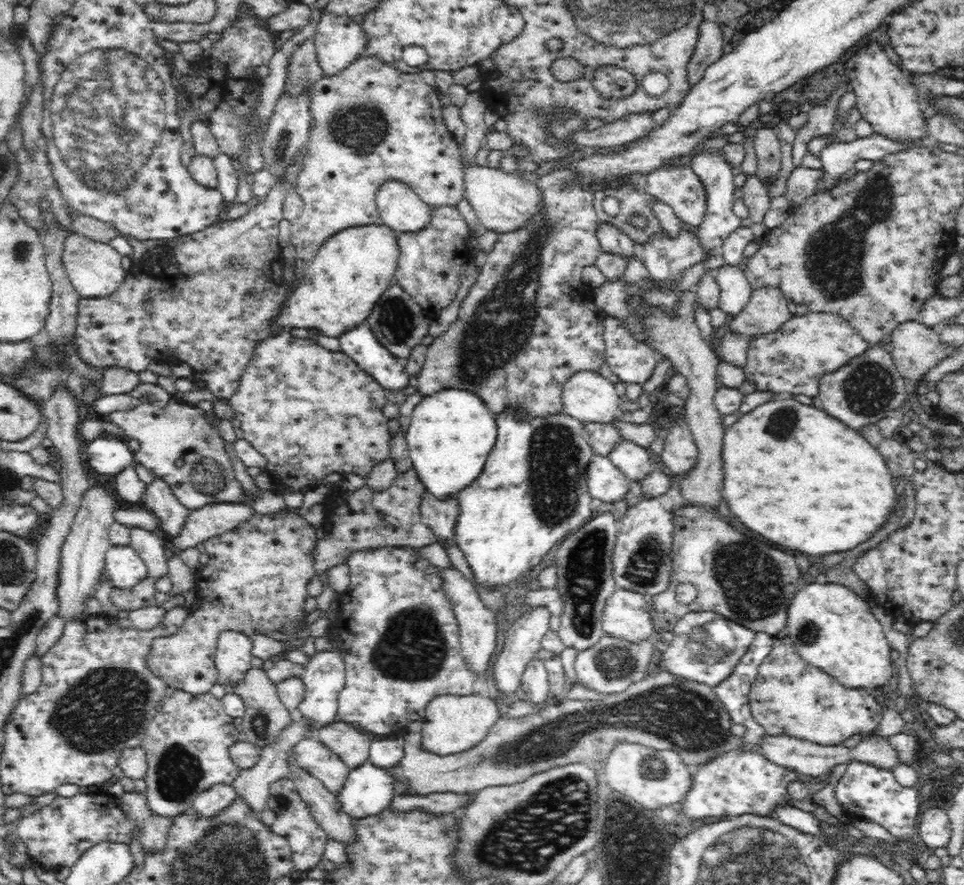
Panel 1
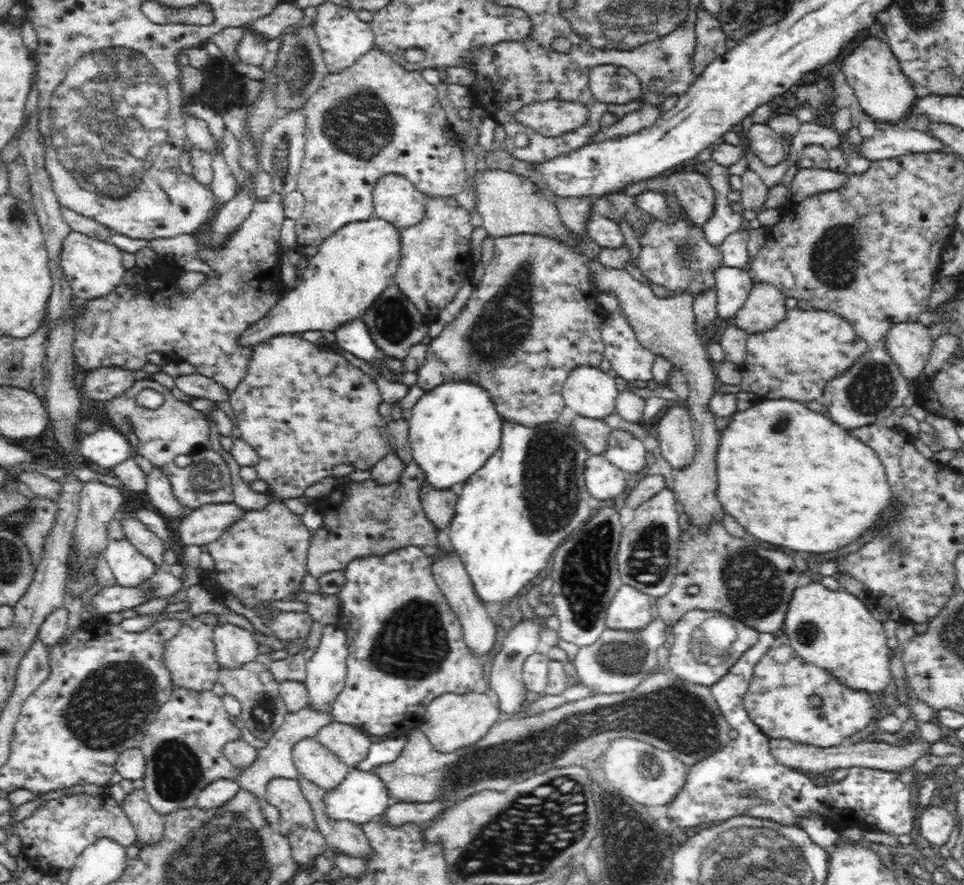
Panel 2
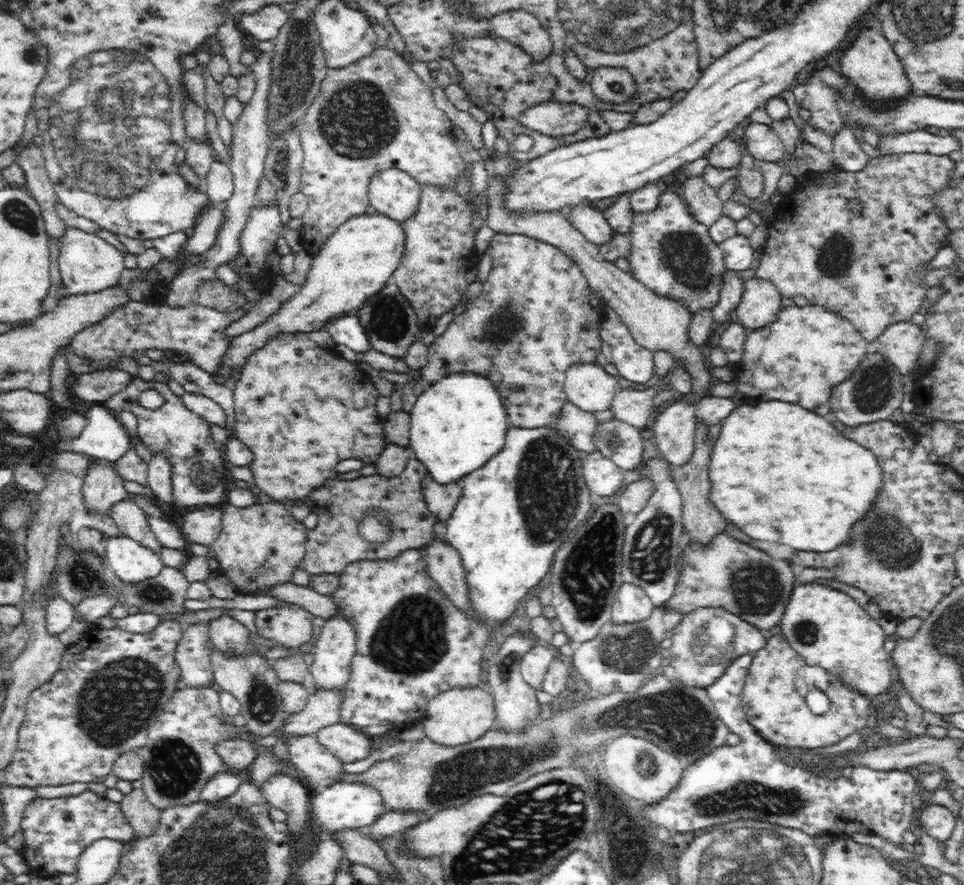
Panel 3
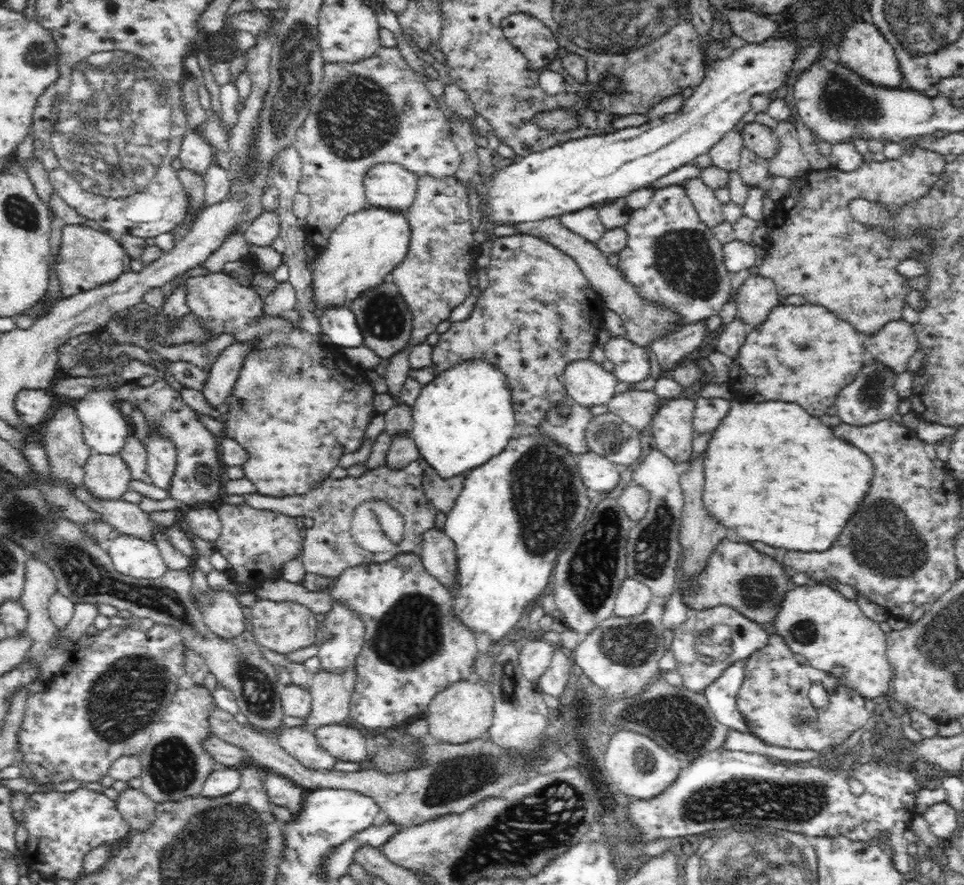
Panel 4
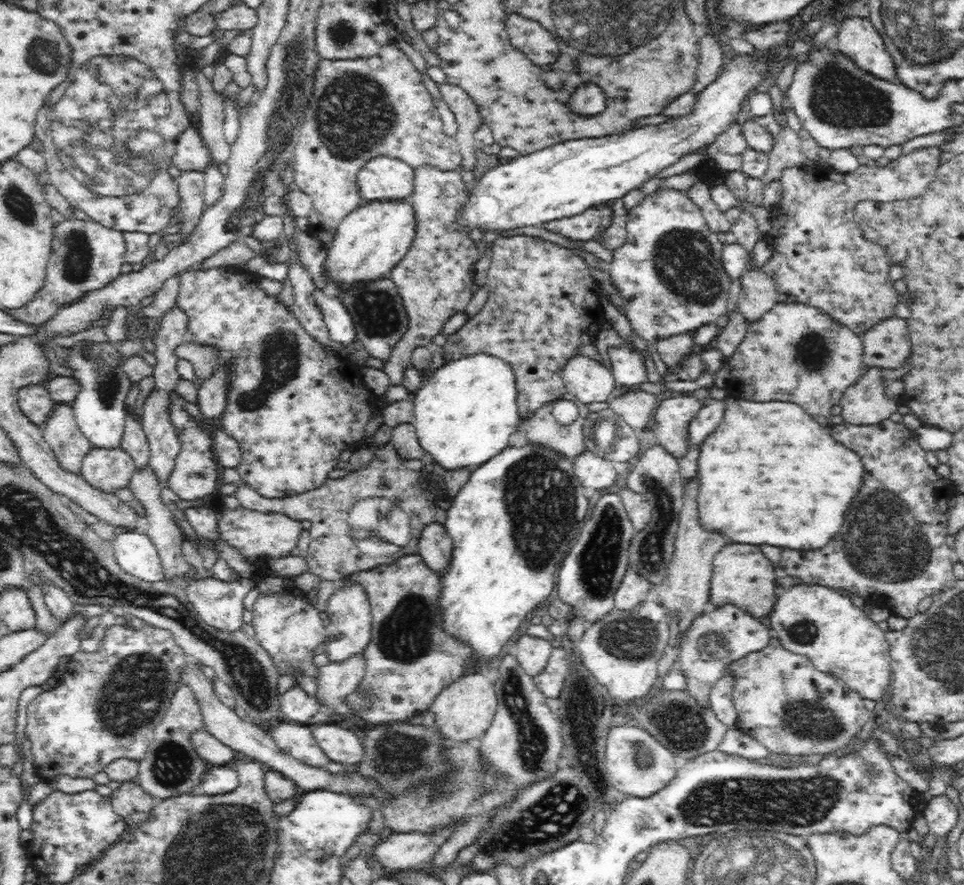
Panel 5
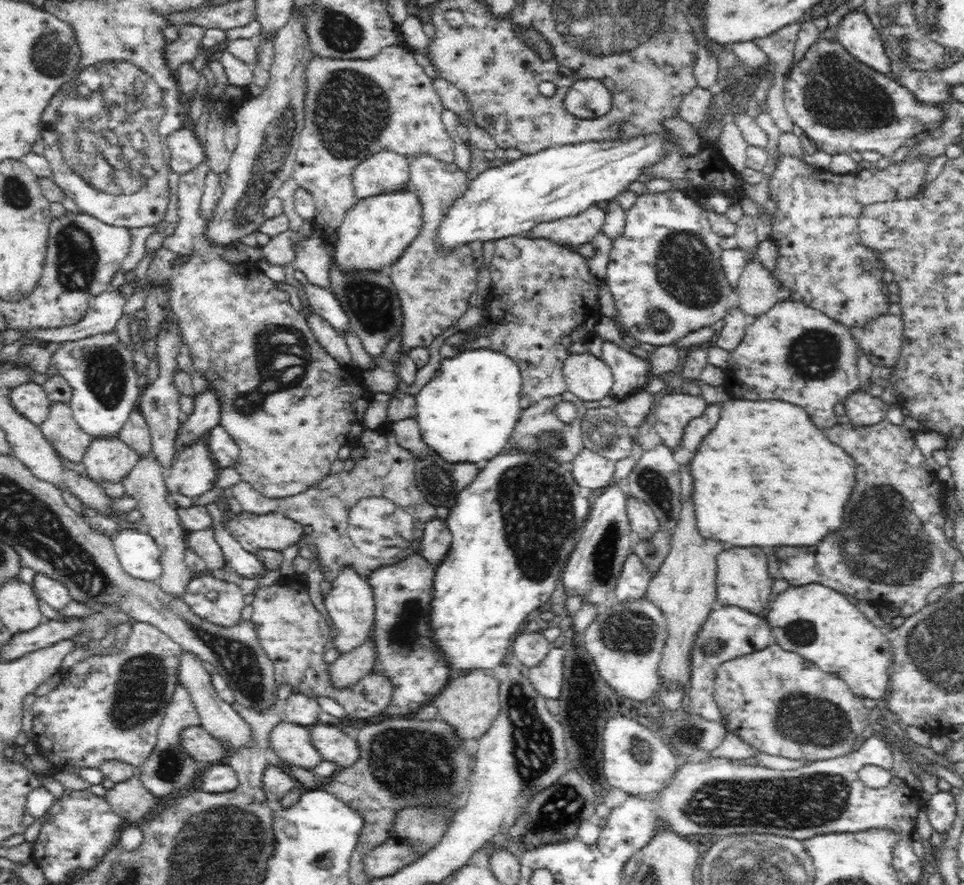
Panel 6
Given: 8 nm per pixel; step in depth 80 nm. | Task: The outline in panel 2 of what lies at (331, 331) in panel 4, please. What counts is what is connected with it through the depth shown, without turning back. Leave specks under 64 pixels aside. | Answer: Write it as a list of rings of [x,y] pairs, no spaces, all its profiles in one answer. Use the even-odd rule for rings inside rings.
[[[360,318],[348,319],[340,323],[332,332],[339,346],[352,353],[372,366],[378,367],[378,374],[390,382],[398,382],[398,376],[401,374],[390,371],[384,367],[384,354],[377,348],[364,324]]]

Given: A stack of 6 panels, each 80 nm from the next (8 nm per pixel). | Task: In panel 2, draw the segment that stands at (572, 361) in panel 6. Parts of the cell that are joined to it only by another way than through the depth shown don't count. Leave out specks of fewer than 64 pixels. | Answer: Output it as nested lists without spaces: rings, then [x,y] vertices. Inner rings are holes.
[[[572,367],[564,381],[566,406],[580,415],[602,420],[615,412],[616,380],[600,367]]]

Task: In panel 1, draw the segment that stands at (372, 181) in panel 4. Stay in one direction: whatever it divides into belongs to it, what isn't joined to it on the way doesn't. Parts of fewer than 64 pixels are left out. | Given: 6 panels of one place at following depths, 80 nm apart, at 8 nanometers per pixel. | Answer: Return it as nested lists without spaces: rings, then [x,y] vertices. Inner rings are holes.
[[[400,179],[385,180],[376,191],[375,205],[381,222],[403,233],[421,229],[430,218],[431,207]]]

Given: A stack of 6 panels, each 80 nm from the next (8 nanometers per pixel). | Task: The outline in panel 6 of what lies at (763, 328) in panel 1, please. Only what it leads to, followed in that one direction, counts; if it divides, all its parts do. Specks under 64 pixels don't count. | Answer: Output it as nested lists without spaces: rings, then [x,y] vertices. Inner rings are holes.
[[[755,250],[752,257],[745,257],[746,262],[737,284],[739,308],[747,315],[757,317],[779,301],[778,289],[771,271],[760,262]]]

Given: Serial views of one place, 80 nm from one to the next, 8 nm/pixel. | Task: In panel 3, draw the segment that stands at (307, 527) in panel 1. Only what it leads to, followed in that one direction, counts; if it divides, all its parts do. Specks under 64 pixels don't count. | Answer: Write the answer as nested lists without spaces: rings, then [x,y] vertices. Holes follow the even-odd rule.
[[[226,502],[220,507],[222,511],[221,531],[218,538],[210,545],[219,563],[220,575],[234,583],[239,592],[260,594],[280,581],[288,581],[295,568],[301,566],[305,553],[306,527],[296,521],[292,514],[278,503],[246,506],[240,508]],[[207,623],[192,624],[183,631],[183,638],[176,646],[176,661],[180,663],[180,676],[190,687],[210,687],[214,683],[207,644],[210,642]]]

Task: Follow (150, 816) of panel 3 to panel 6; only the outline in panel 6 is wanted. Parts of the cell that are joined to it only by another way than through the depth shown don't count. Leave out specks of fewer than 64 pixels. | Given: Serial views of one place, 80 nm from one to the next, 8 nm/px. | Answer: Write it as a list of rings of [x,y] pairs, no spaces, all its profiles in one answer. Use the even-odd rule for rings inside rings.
[[[134,775],[124,782],[115,783],[103,797],[126,824],[141,823],[144,815],[163,801],[144,786],[140,777]]]

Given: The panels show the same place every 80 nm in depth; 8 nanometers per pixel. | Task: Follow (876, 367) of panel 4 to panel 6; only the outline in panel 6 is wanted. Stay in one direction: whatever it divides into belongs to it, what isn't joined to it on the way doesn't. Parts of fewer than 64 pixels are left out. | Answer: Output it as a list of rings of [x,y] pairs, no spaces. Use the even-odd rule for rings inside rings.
[[[870,387],[859,389],[848,396],[846,404],[846,416],[850,422],[860,425],[875,425],[882,421],[887,411],[887,404],[880,397],[872,396]]]

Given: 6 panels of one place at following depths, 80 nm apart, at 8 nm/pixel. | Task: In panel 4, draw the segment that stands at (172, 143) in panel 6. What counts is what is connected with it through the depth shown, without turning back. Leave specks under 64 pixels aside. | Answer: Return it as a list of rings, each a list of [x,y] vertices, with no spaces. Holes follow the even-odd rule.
[[[189,128],[182,138],[177,156],[182,164],[181,168],[193,170],[202,175],[210,165],[215,163],[213,152],[213,148],[204,140],[201,133]]]

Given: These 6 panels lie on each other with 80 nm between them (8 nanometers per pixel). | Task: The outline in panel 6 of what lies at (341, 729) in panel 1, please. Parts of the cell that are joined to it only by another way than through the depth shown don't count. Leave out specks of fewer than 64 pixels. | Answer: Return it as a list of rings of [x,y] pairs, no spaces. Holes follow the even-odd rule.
[[[314,725],[309,729],[312,744],[320,753],[322,761],[332,762],[338,768],[350,766],[359,757],[357,741],[339,727]]]

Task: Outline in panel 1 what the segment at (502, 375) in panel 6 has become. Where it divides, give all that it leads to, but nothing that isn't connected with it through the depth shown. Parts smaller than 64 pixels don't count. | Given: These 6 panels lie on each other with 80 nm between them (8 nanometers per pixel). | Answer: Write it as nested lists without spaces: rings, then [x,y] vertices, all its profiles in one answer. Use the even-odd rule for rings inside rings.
[[[444,387],[424,395],[414,407],[406,440],[413,467],[426,490],[437,498],[456,496],[456,492],[470,486],[495,449],[498,439],[497,414],[488,409],[484,399],[464,387]]]

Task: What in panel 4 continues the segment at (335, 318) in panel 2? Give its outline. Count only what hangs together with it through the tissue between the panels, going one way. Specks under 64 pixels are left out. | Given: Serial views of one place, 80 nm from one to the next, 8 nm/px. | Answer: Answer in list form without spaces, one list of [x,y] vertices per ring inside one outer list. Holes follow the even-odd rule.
[[[368,206],[345,216],[312,269],[316,307],[338,304],[345,306],[363,290],[389,279],[391,272],[408,254],[411,235],[410,223],[404,211]],[[230,343],[212,364],[201,391],[204,400],[213,410],[219,411],[224,404],[228,404],[227,399],[237,381],[244,355],[250,349],[245,344]]]

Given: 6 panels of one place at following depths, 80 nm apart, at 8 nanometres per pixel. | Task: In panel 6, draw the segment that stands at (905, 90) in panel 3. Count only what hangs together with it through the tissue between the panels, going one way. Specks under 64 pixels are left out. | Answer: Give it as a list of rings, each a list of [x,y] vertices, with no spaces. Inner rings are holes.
[[[864,12],[846,14],[837,26],[834,37],[860,62],[882,73],[889,74],[890,59],[878,32]]]

